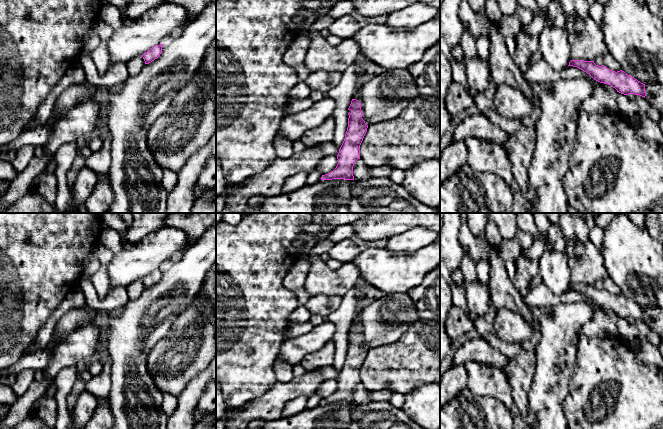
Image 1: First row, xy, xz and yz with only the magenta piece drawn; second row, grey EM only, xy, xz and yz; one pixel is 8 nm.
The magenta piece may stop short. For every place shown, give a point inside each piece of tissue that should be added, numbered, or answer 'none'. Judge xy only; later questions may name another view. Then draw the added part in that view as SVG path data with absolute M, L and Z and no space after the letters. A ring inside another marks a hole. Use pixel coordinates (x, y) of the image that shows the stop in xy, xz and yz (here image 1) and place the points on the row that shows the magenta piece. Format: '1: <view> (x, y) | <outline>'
1: xy (134, 67) | M137 56L132 61L127 63L127 69L130 76L135 76L144 68L145 61L142 56Z

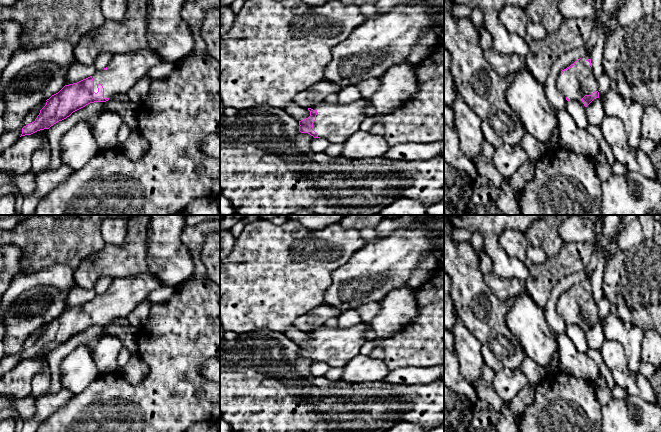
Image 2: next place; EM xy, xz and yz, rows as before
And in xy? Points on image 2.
1: xy (125, 70) | M147 48L137 51L114 54L107 69L98 69L93 75L94 92L98 92L100 83L104 88L104 98L127 93L148 70L161 63L162 59L157 53Z

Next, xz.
1: xz (335, 122) | M364 98L348 104L320 103L311 108L317 111L313 123L314 131L318 137L323 137L332 144L341 145L347 137L360 130L369 105L369 99Z

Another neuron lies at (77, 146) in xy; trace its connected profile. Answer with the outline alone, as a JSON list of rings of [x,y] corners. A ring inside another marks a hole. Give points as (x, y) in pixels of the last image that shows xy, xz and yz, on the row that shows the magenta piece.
[[[87,120],[69,129],[61,138],[59,146],[62,164],[75,171],[83,168],[101,151],[93,135],[92,123]]]

